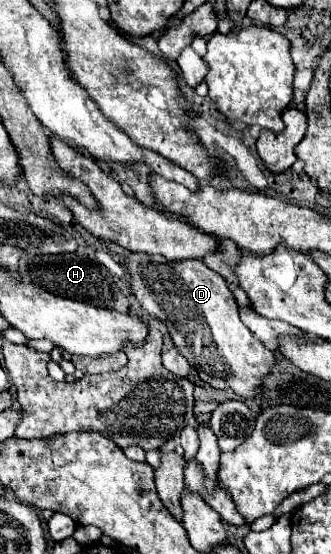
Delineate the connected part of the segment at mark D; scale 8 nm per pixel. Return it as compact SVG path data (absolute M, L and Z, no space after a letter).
M133 253L125 259L125 267L131 277L133 295L137 297L141 307L147 313L157 315L161 321L165 321L175 347L191 363L191 367L197 369L199 377L205 383L209 383L215 389L229 389L245 399L255 399L261 393L263 377L271 373L271 367L275 365L275 355L241 323L237 301L229 291L227 281L219 273L211 271L203 261L197 259L167 261L161 255L147 253Z

